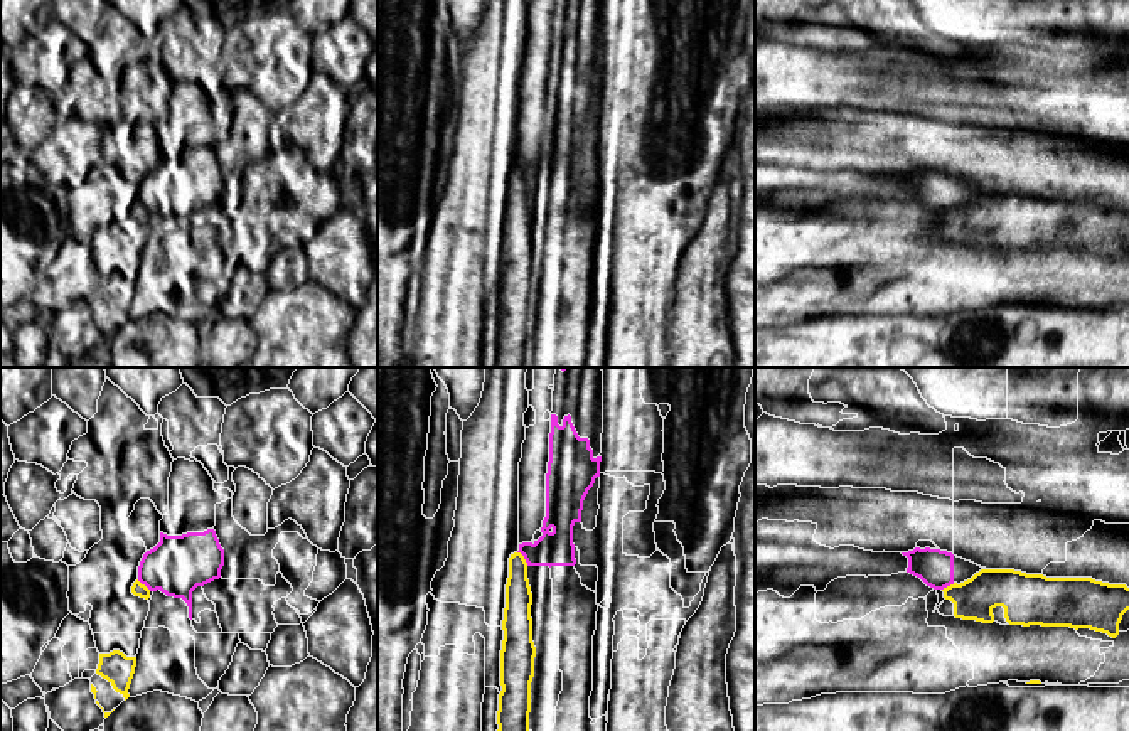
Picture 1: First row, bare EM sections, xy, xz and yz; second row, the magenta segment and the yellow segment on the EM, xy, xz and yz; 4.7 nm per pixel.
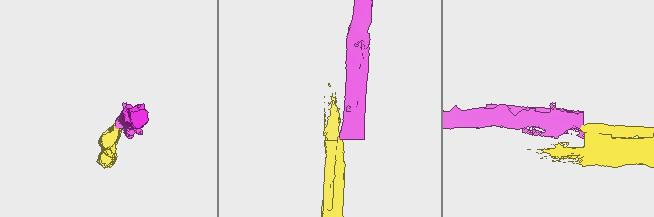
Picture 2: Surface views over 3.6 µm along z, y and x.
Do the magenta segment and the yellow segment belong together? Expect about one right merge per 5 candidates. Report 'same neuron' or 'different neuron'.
different neuron

